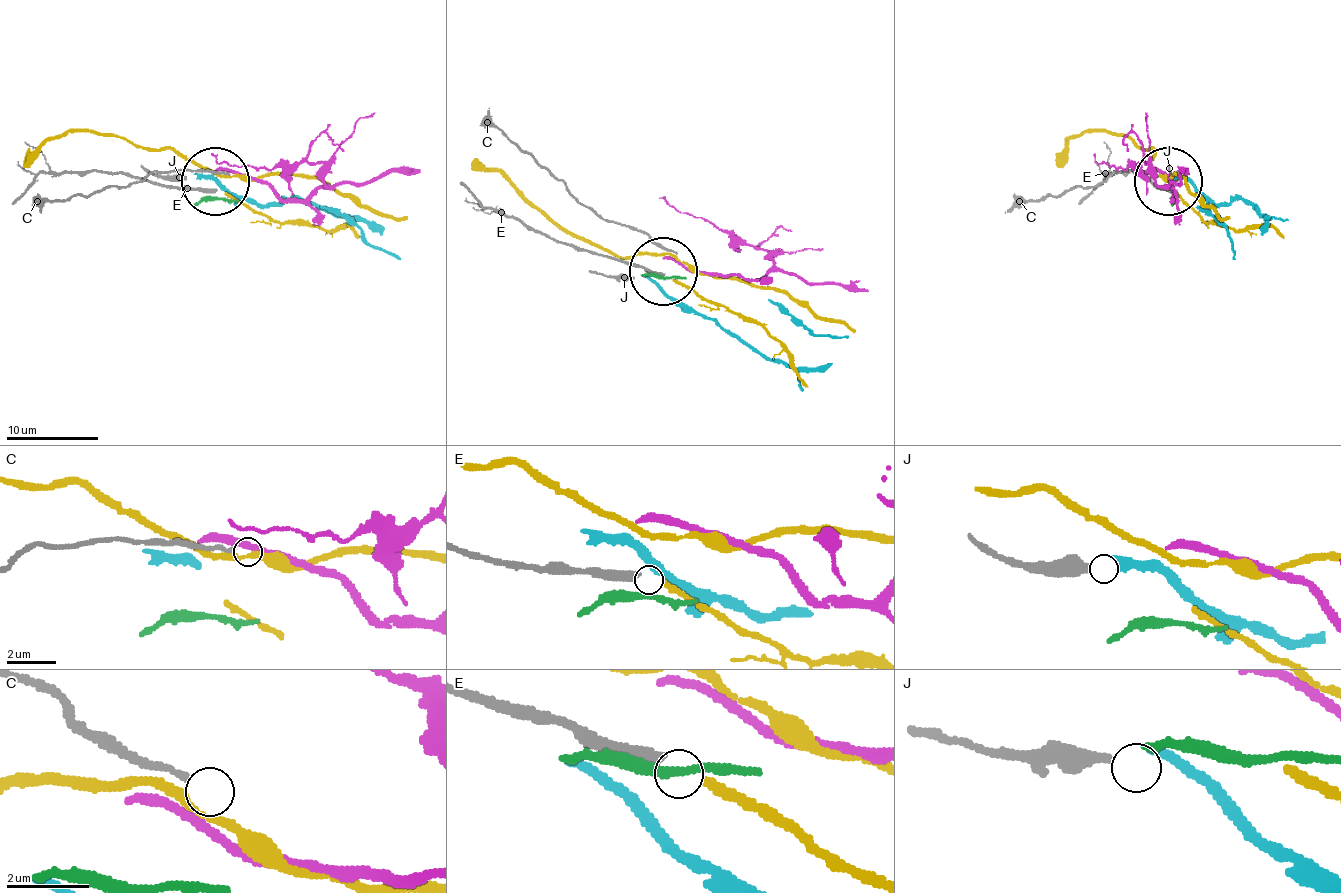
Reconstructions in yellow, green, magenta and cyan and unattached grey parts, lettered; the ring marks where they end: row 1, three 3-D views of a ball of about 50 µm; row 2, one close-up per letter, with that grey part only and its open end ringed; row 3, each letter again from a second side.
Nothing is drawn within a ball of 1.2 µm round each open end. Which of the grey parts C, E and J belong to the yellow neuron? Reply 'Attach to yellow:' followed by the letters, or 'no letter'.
Attach to yellow: E

